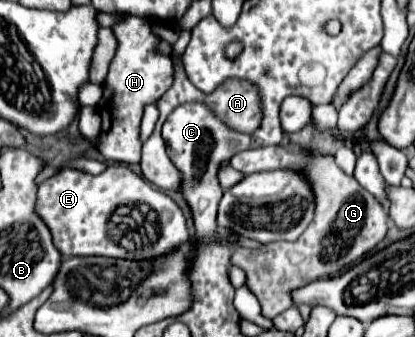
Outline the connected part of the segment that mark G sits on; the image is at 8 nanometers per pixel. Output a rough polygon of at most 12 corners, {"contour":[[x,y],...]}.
{"contour":[[263,146],[243,174],[301,168],[317,212],[297,242],[233,248],[263,316],[345,272],[387,234],[385,208],[331,156]]}

